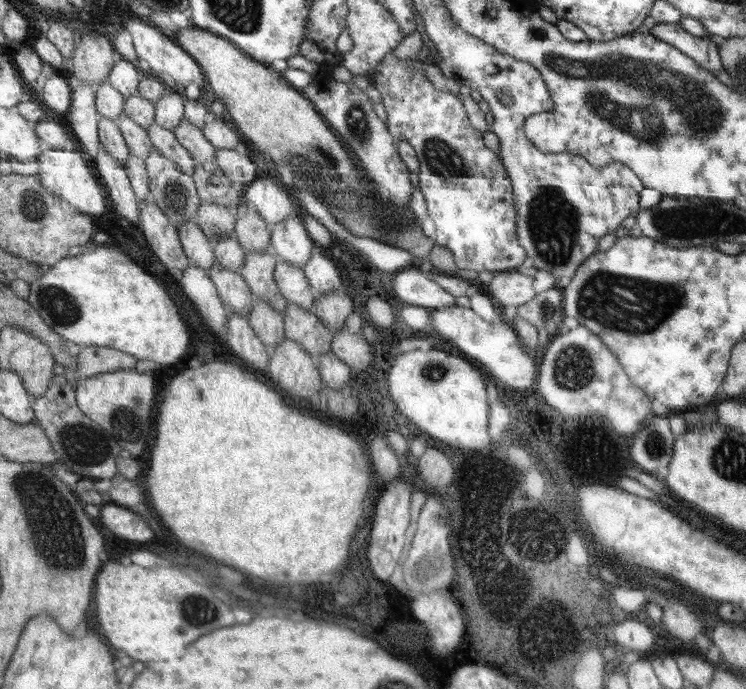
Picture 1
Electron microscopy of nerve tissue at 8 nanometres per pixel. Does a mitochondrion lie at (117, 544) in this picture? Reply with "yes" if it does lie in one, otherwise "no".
no

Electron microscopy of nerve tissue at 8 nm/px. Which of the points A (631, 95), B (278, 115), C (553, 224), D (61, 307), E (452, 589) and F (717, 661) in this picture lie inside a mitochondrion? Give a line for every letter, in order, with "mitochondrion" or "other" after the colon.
A: mitochondrion
B: other
C: mitochondrion
D: mitochondrion
E: other
F: other

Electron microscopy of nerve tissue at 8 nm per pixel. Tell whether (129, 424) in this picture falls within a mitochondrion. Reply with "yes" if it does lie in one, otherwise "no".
yes

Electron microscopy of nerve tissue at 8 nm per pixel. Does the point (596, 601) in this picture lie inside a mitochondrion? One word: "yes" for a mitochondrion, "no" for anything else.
no

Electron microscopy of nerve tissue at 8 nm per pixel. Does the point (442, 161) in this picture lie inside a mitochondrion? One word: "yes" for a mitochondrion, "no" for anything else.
yes

